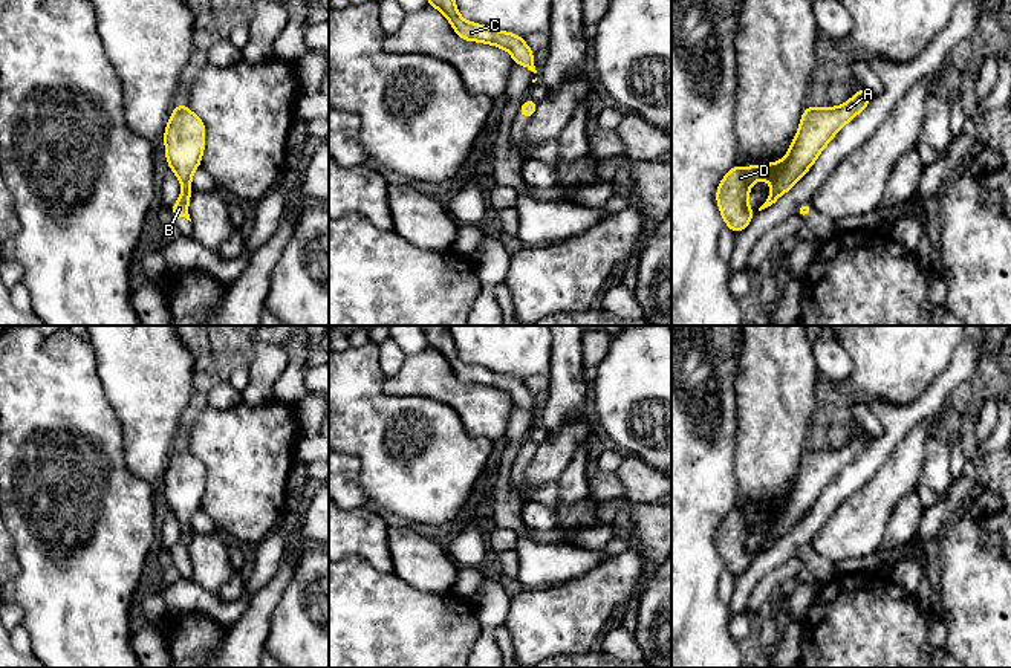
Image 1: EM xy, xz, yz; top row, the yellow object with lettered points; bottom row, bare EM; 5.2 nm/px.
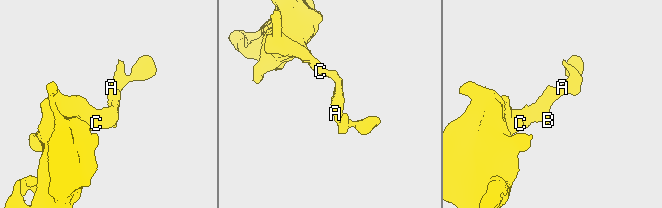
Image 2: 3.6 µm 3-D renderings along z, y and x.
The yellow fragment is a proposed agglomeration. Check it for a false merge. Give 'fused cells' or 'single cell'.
single cell

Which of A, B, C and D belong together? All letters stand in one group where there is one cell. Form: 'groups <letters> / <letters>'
groups A B C D

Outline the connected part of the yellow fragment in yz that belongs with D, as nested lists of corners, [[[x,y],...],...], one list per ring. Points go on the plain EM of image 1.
[[[861,430],[847,445],[840,449],[805,449],[798,474],[788,491],[786,500],[774,506],[734,507],[719,524],[716,543],[719,553],[733,575],[740,576],[757,555],[748,550],[751,527],[768,521],[771,533],[759,553],[771,549],[788,535],[814,507],[823,491],[843,468],[863,454],[873,437]]]

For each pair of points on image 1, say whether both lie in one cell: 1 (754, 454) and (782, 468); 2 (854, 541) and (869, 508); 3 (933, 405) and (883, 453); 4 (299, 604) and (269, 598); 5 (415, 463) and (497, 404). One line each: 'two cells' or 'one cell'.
1: one cell
2: one cell
3: one cell
4: two cells
5: two cells

